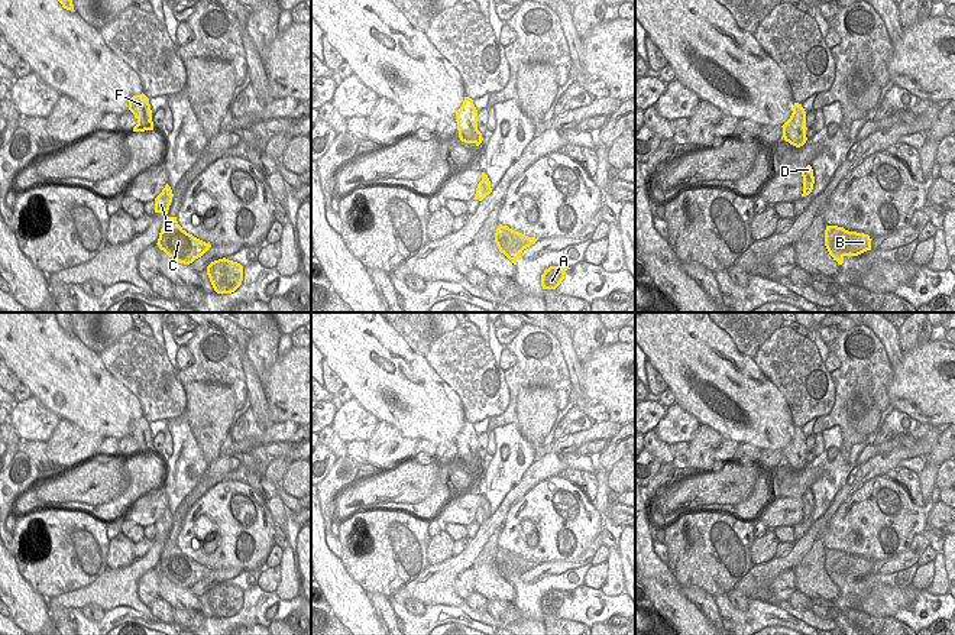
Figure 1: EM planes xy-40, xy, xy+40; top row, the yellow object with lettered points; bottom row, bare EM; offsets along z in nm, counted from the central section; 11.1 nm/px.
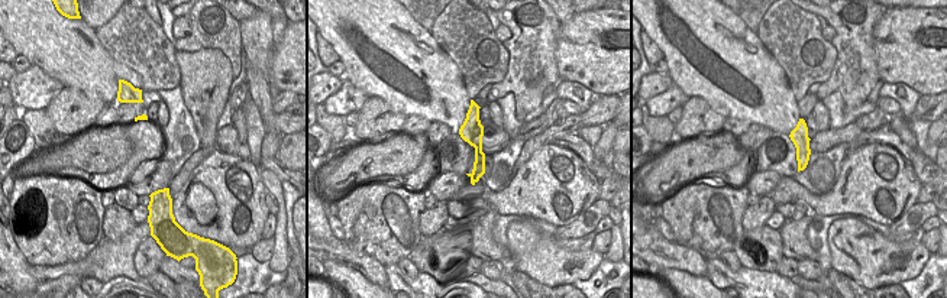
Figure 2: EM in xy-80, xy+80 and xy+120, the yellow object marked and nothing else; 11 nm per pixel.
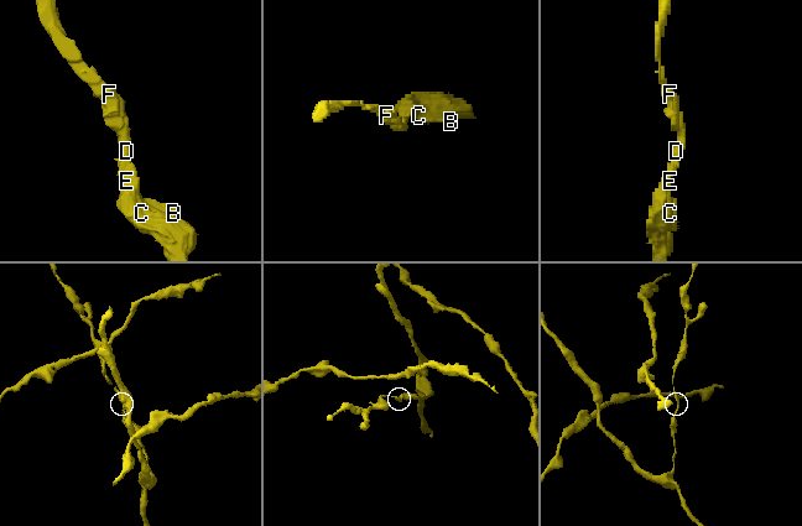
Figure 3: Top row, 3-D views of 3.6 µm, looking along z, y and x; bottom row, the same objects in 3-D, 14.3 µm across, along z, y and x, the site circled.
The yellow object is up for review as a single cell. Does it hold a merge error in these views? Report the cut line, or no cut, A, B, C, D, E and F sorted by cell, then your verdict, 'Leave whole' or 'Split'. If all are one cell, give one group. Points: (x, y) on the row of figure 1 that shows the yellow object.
No split. Groups: A B C D E F. Leave whole

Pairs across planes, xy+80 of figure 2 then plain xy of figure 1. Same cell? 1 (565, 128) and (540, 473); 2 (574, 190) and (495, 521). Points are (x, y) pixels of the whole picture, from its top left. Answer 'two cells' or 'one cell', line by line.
1: one cell
2: two cells

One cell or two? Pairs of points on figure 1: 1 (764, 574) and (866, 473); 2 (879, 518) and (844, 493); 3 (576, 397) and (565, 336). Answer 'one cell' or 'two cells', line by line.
1: one cell
2: two cells
3: one cell

